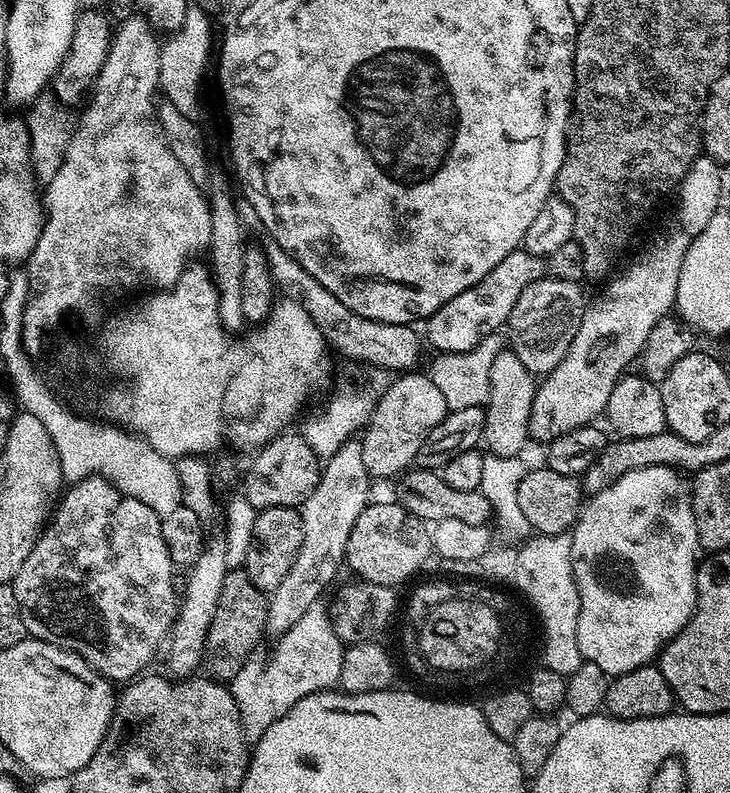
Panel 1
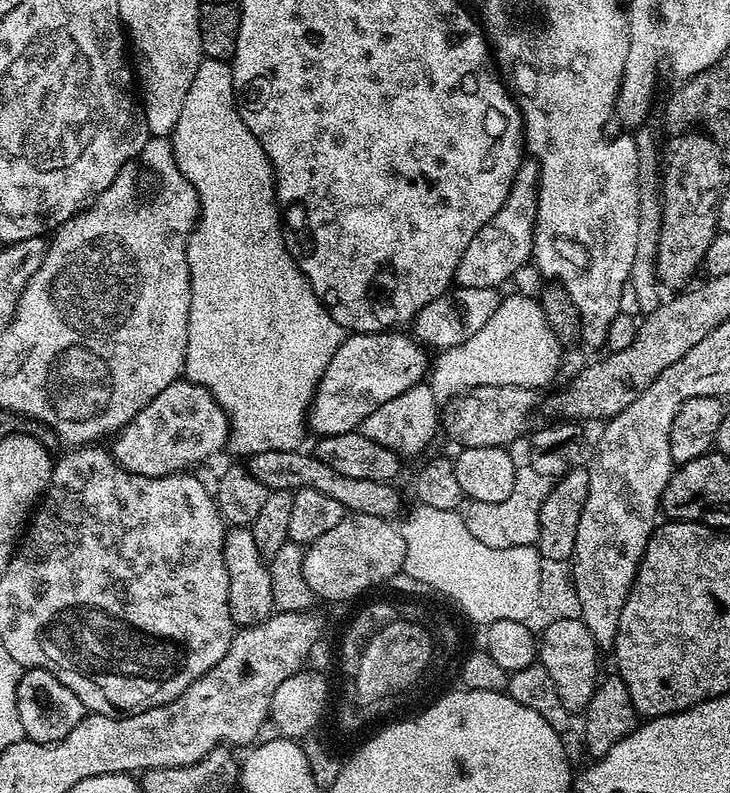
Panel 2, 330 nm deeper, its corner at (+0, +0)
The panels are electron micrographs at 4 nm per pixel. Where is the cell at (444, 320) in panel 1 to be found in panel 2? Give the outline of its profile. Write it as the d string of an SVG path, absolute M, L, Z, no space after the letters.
M389 330L345 335L342 346L338 346L318 382L308 414L308 424L317 437L357 431L360 423L374 414L378 406L390 402L390 398L398 398L398 394L410 390L429 375L429 349L420 340L402 333Z

